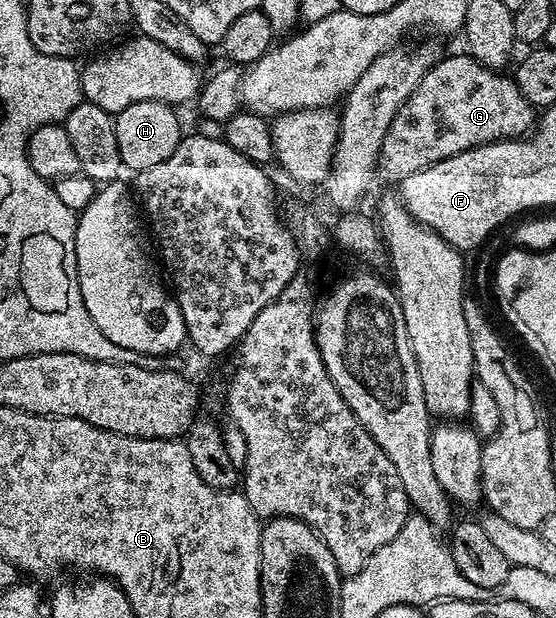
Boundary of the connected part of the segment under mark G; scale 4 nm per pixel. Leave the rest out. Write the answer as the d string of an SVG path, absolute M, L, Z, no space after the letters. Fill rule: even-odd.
M463 53L447 57L444 61L443 58L436 60L413 95L397 111L379 152L377 169L381 177L383 173L385 180L402 183L409 175L425 167L433 167L433 163L441 163L441 159L449 159L461 151L469 151L491 141L514 141L532 132L537 121L536 106L531 105L525 95L521 95L514 79L485 67L477 58Z

